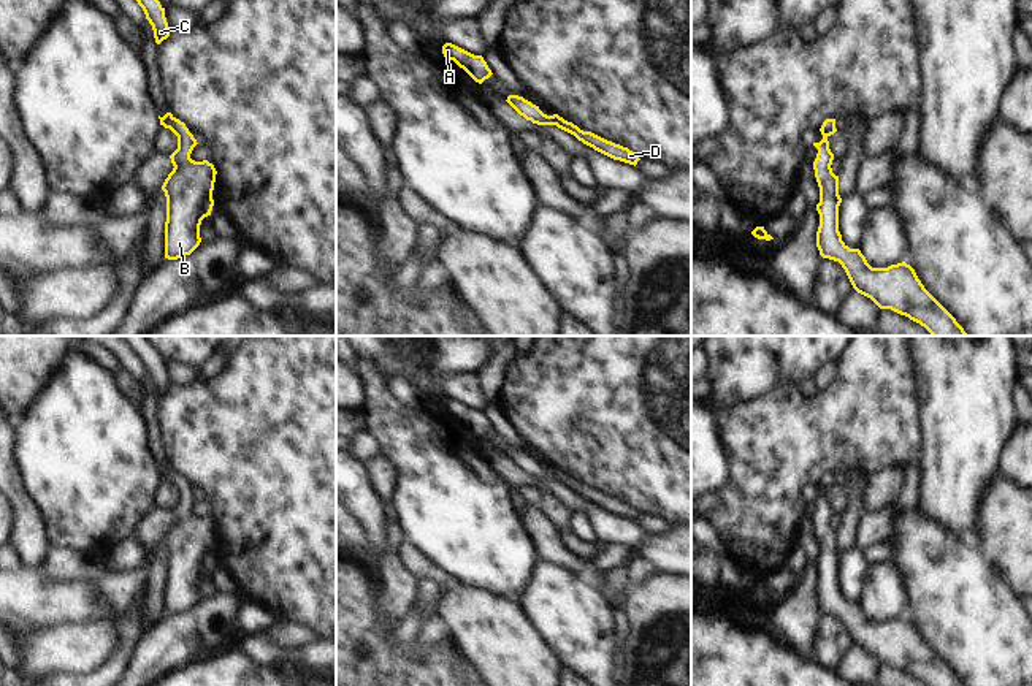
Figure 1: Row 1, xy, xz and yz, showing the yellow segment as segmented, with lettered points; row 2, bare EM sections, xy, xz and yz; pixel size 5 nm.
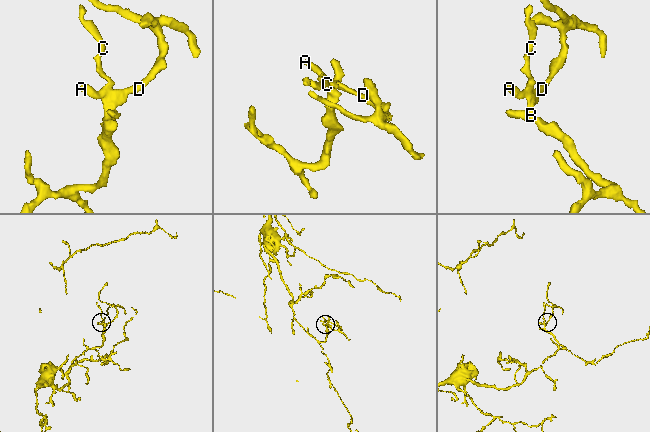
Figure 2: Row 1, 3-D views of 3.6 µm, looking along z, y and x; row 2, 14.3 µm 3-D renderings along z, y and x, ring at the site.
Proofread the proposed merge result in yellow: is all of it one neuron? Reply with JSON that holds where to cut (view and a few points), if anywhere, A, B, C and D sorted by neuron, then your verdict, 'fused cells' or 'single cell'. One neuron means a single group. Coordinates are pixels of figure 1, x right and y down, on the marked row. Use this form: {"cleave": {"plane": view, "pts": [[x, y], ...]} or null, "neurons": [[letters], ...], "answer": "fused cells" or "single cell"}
{"cleave": null, "neurons": [["A", "B", "C", "D"]], "answer": "single cell"}

